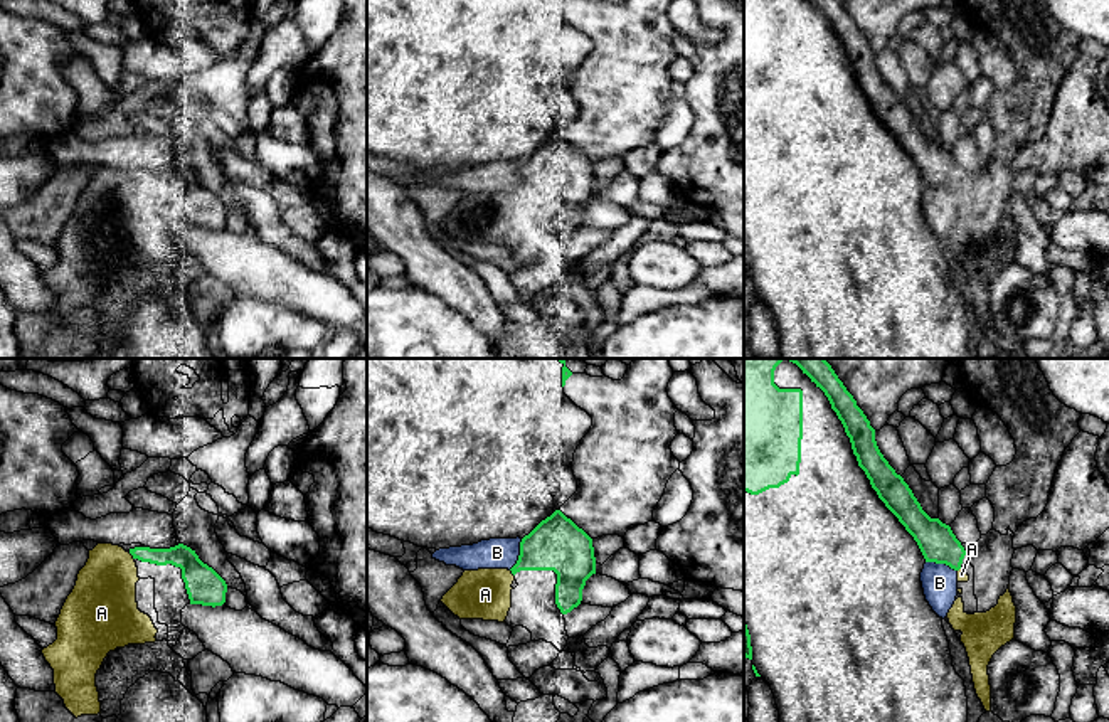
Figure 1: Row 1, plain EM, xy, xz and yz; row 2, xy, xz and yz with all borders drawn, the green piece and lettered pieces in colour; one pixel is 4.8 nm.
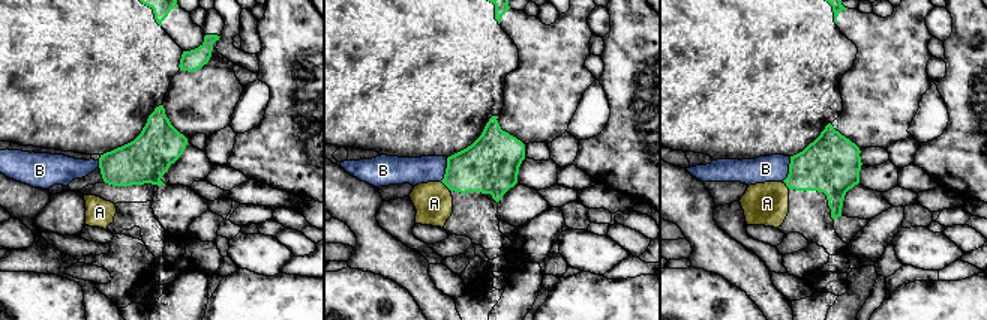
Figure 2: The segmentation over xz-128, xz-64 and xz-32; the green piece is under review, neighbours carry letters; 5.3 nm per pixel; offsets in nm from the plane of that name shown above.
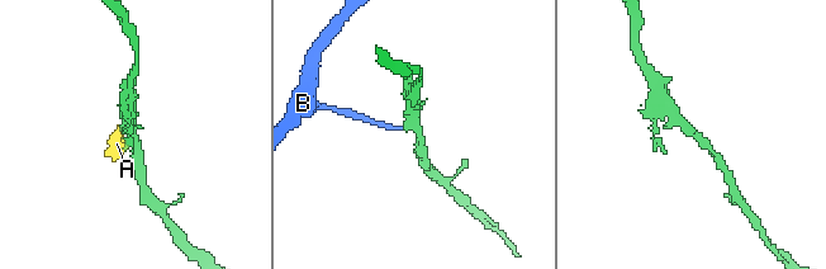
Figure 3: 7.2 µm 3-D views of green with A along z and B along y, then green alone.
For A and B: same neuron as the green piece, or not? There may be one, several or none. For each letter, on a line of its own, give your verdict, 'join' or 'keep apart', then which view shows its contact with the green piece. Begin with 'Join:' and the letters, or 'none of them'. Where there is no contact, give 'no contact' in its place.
Join: none of them
A: keep apart; contact in xy
B: keep apart; contact in xz

